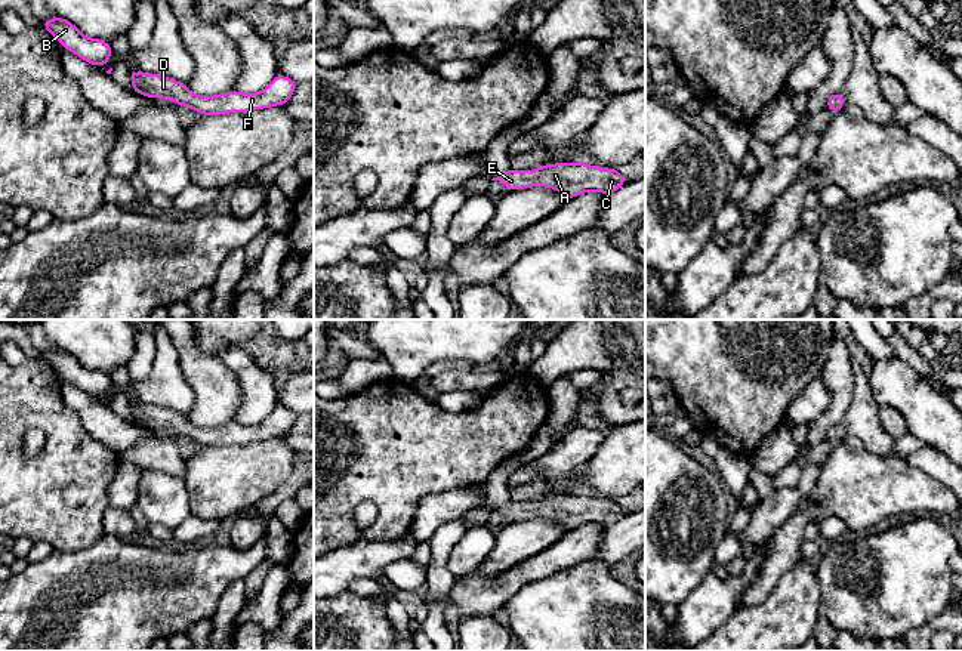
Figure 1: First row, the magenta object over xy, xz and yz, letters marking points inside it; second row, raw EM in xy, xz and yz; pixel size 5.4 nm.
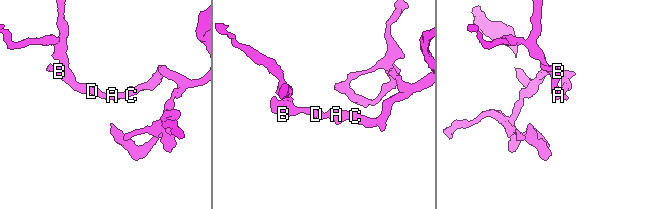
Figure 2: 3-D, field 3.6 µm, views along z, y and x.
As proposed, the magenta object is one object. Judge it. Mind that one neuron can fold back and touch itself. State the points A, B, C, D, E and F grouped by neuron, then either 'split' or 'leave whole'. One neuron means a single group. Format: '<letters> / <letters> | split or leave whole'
A B C D E F | leave whole

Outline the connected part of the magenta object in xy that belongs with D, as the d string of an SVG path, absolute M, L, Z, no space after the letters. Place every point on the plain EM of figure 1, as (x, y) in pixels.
M132 399L130 410L132 422L138 426L147 426L152 432L157 429L167 429L173 432L175 436L191 438L203 447L247 444L284 436L290 432L296 420L295 411L283 405L277 405L274 411L258 425L241 425L232 422L204 429L194 426L185 414L179 414L164 407L139 404Z

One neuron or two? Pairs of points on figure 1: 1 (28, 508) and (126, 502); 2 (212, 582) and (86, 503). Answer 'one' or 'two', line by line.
1: two
2: two

